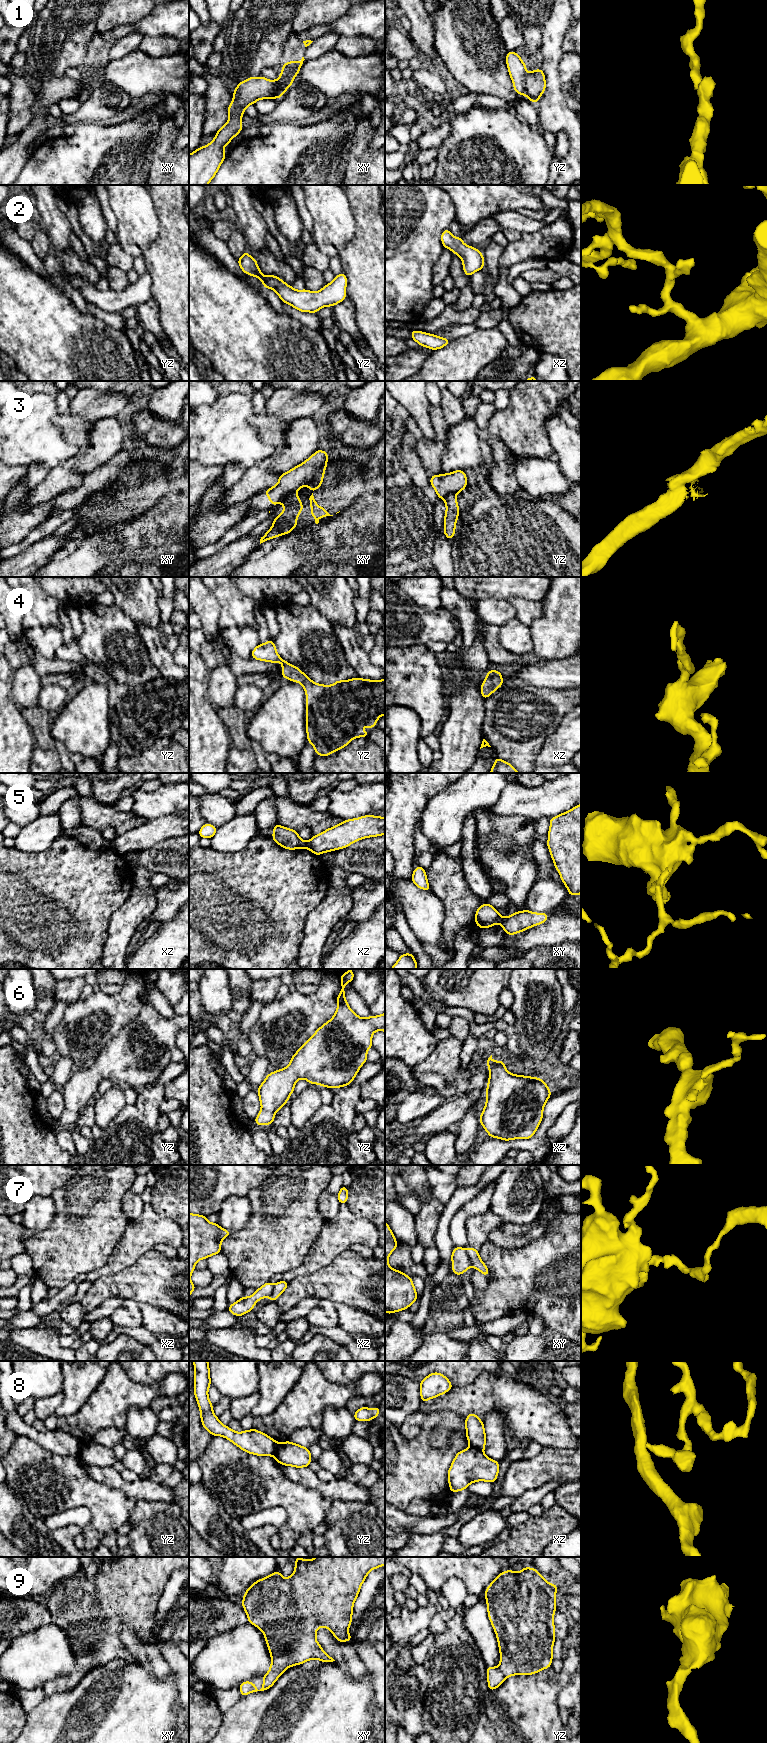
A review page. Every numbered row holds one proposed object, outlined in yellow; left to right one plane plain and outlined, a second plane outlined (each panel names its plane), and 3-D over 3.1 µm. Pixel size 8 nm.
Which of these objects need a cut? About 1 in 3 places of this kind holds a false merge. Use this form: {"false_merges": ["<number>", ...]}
{"false_merges": ["1", "3", "5", "7", "8"]}

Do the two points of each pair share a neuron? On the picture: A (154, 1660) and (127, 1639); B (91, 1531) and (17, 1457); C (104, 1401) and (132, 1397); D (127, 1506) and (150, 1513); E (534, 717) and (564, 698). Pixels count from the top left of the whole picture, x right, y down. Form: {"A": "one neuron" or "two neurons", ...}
{"A": "one neuron", "B": "one neuron", "C": "one neuron", "D": "two neurons", "E": "one neuron"}

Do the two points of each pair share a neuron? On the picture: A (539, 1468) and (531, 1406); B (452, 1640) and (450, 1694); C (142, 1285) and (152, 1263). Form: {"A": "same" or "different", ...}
{"A": "different", "B": "same", "C": "same"}

